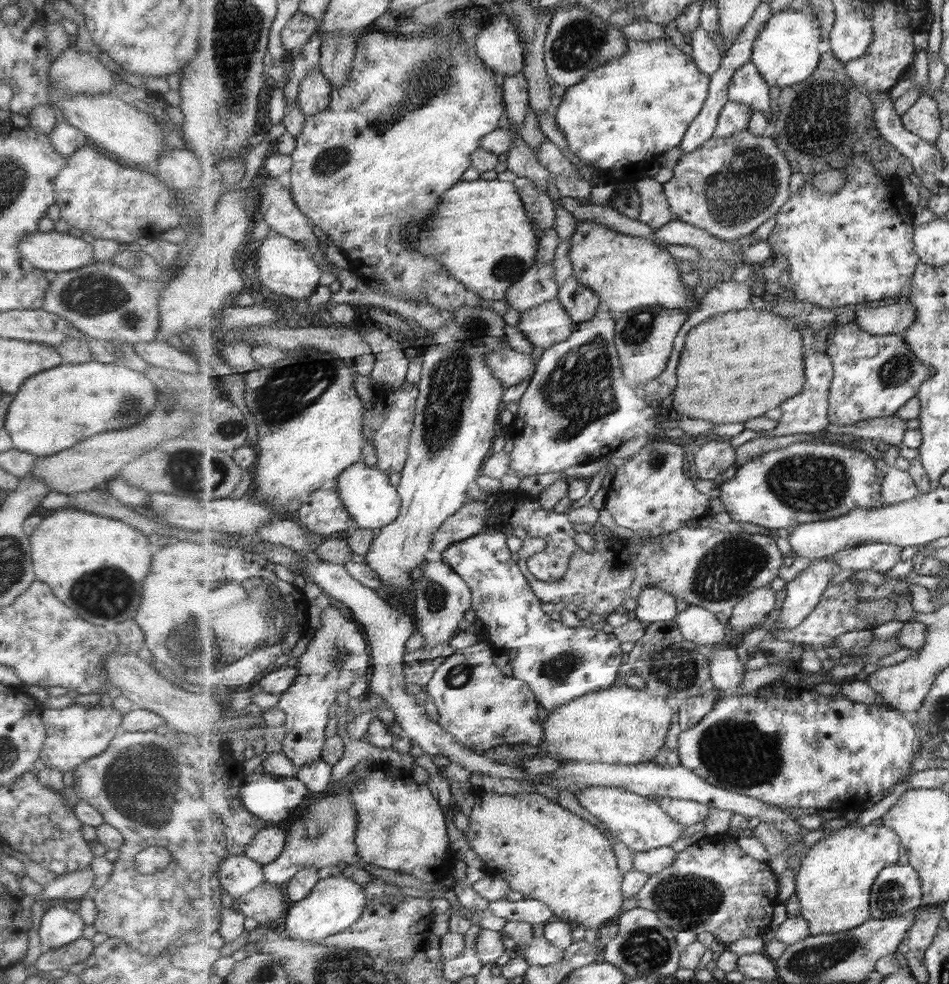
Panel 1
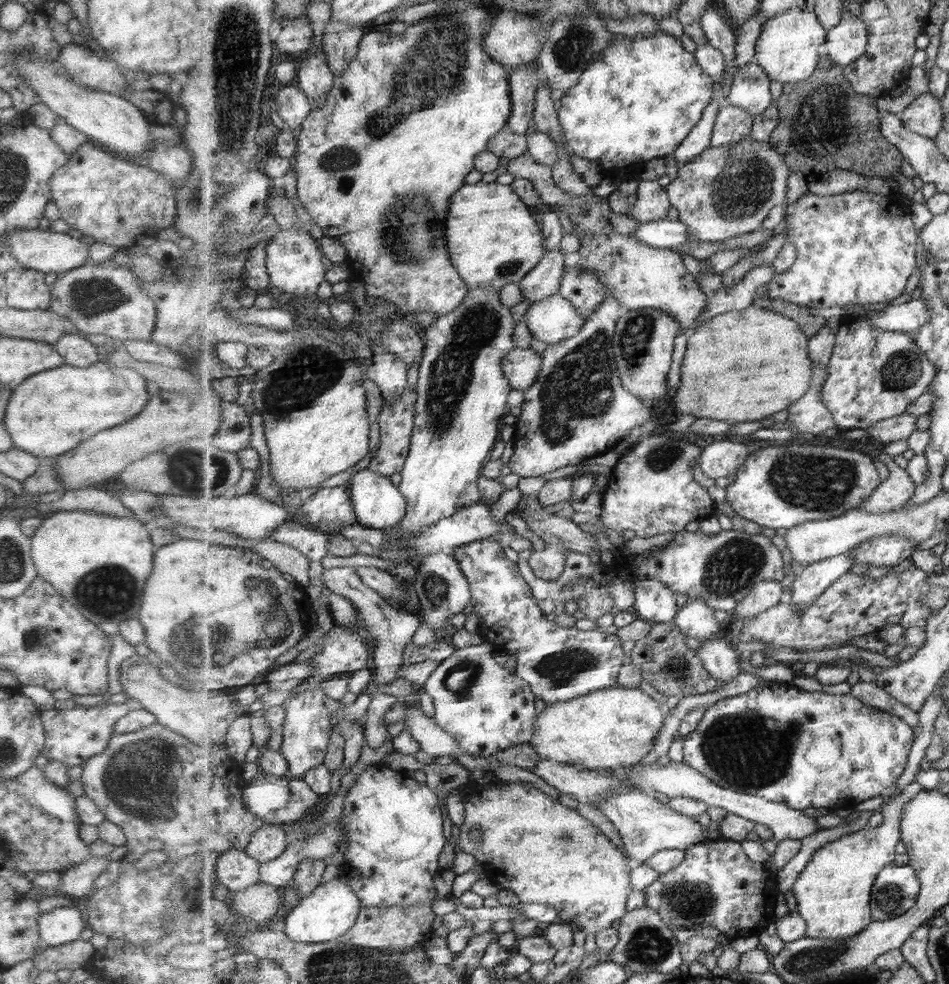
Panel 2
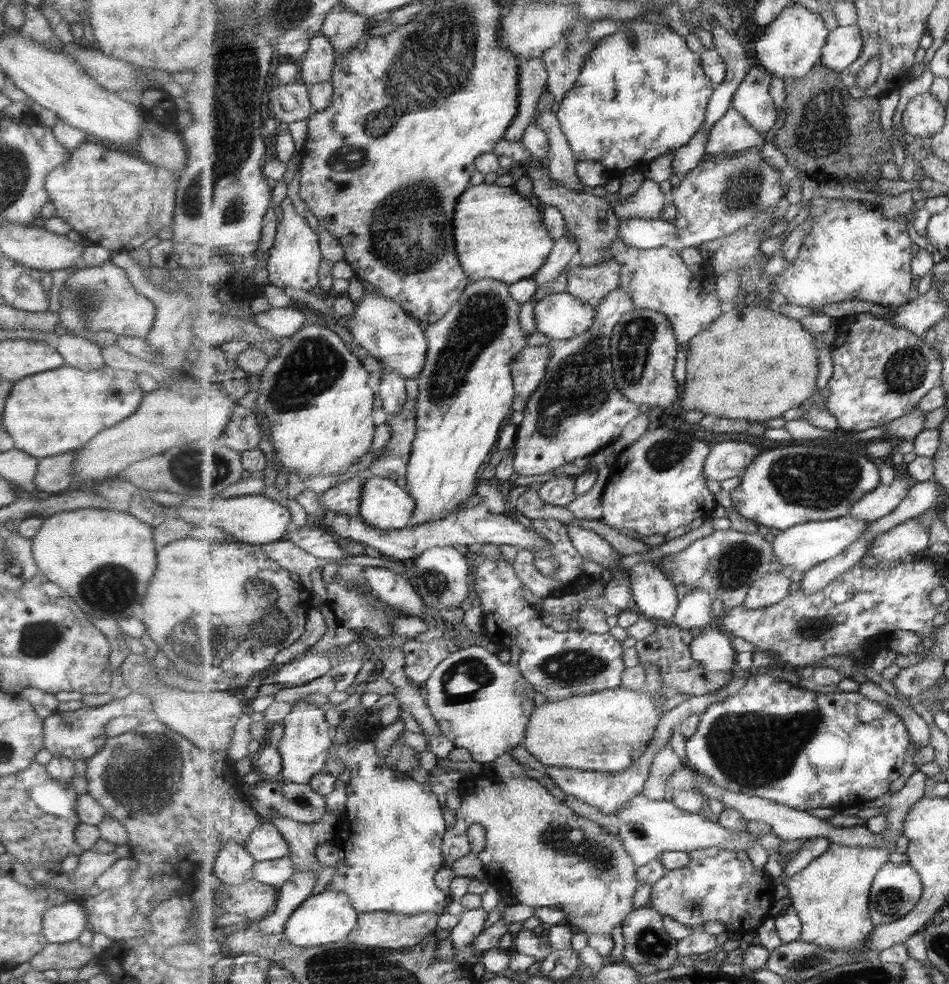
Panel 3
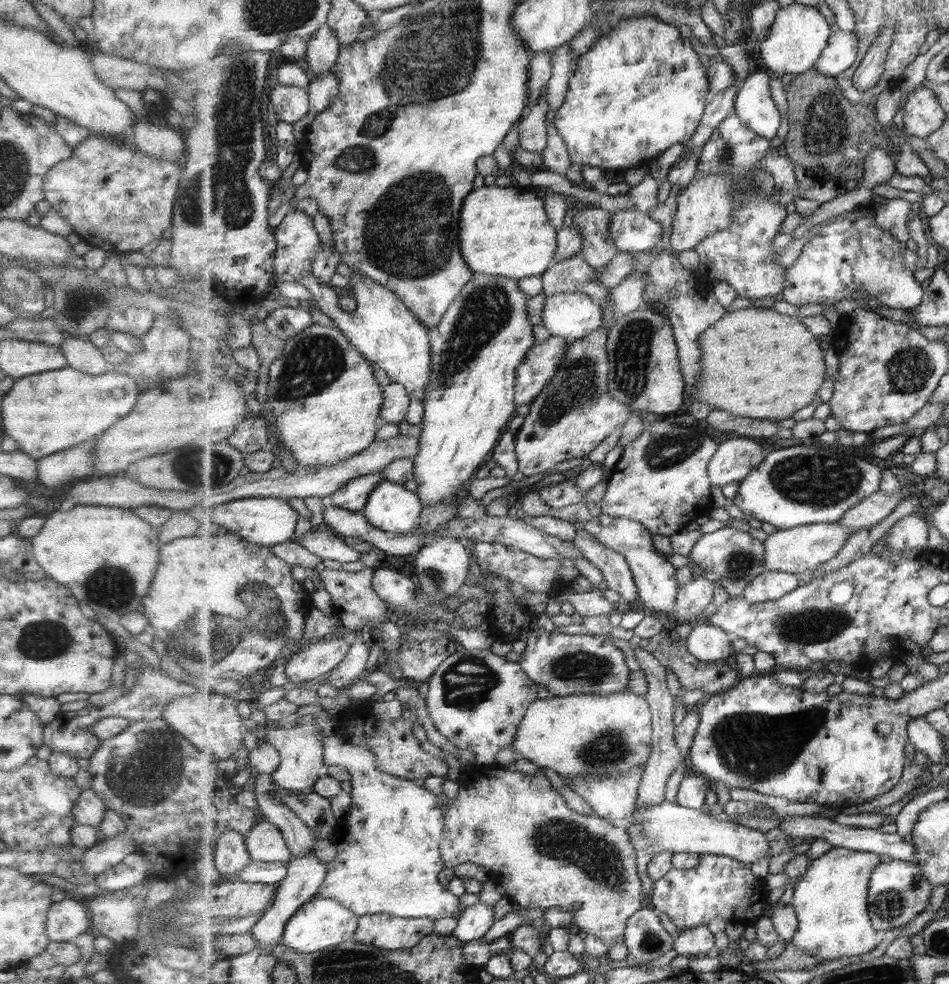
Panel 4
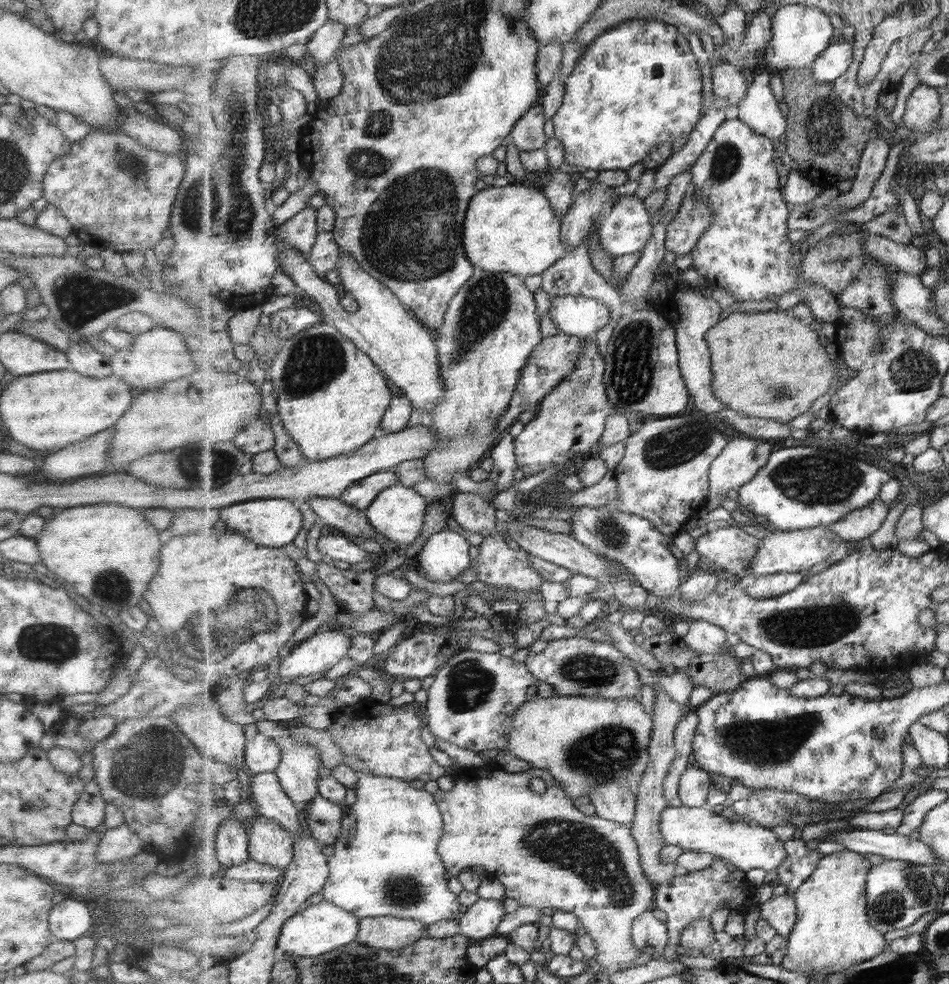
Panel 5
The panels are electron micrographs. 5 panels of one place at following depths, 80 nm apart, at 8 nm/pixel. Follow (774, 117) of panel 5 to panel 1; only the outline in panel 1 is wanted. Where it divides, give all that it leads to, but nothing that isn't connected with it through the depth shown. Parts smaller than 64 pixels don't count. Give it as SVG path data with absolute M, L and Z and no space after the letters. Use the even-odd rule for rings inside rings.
M751 62L735 72L728 93L731 102L751 106L767 115L771 111L771 87L757 65Z

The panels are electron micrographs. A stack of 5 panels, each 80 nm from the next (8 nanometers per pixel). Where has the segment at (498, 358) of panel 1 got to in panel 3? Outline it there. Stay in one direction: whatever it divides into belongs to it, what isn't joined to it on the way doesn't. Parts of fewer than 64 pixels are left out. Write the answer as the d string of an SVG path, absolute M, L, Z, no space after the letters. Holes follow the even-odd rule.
M527 345L511 362L511 374L514 378L517 396L527 400L543 382L550 359L550 348L547 345Z

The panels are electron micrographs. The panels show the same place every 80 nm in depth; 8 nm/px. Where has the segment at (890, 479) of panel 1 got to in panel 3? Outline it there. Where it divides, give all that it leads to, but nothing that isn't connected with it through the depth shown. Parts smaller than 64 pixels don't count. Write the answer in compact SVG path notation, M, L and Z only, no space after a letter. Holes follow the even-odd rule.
M889 463L893 469L895 469L896 477L894 481L889 484L889 486L881 485L877 490L867 494L862 501L858 501L852 508L849 516L857 518L857 520L867 520L867 522L877 522L880 519L883 519L886 516L890 516L899 505L901 505L909 495L910 488L909 480L905 478L905 474L902 470L902 467L895 467Z

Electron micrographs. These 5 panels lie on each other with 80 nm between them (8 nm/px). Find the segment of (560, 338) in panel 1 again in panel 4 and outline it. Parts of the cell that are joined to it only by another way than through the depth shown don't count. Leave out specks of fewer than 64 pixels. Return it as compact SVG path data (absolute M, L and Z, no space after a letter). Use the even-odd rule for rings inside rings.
M581 291L564 292L546 297L541 317L541 323L552 336L559 336L574 341L585 338L602 325L604 308L600 302L592 299L587 293L582 293Z

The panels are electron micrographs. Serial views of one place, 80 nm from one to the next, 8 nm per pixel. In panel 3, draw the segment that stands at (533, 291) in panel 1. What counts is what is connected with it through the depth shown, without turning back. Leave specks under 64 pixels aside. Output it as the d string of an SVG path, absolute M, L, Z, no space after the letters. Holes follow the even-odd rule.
M563 237L554 243L555 248L553 248L551 256L547 258L546 264L533 277L539 289L548 288L550 282L554 282L560 274L564 273L573 254L580 252L579 244L577 247L568 237Z

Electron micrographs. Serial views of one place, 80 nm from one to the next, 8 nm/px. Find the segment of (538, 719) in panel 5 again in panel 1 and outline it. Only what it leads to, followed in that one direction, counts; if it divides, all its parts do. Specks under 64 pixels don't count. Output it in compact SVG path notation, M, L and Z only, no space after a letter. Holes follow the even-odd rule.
M618 684L598 690L549 711L544 724L543 749L547 756L577 762L641 764L653 761L667 743L675 718L675 703L651 696L645 688Z

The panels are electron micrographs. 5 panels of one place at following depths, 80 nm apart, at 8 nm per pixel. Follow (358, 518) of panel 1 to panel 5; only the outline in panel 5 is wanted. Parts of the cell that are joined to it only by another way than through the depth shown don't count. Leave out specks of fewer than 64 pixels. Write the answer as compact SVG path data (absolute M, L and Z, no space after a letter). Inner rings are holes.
M395 484L389 490L383 490L375 502L366 508L366 518L369 523L385 538L398 544L397 548L406 550L409 554L417 550L415 543L425 528L425 516L427 516L427 506L431 500L419 496L411 487Z

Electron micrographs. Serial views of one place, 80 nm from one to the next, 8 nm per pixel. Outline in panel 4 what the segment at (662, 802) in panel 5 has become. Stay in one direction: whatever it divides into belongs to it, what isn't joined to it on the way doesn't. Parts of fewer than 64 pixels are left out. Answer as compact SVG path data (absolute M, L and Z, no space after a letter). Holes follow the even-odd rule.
M640 645L633 649L635 660L640 662L640 668L646 674L649 690L646 697L650 702L654 713L654 738L651 742L652 751L649 760L644 768L641 786L639 787L638 809L646 809L656 804L661 804L665 801L665 790L672 774L677 772L680 764L683 762L682 752L676 742L675 722L673 722L673 694L667 688L667 668L657 660L653 654L643 650Z

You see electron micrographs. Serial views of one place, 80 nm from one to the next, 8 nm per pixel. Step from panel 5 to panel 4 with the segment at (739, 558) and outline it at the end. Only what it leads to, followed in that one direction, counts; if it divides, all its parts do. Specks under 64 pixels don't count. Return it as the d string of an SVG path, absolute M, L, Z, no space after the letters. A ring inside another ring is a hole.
M723 527L715 532L711 532L711 534L704 534L693 547L690 557L692 561L687 565L692 568L693 576L711 577L712 581L717 585L719 584L728 594L728 599L744 597L748 586L746 586L747 581L743 578L749 578L749 580L753 581L762 572L766 571L766 566L764 565L764 560L766 559L766 546L764 541L753 538L751 534L743 532L743 530L735 530L735 528L732 527Z

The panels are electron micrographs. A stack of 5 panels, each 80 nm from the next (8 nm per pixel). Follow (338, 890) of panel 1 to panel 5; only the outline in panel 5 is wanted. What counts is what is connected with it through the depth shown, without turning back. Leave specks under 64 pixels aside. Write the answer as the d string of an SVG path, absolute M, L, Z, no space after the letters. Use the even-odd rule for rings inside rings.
M323 900L309 905L301 912L291 917L281 930L281 937L277 943L277 950L282 954L295 954L305 958L323 956L339 946L347 946L355 942L360 930L360 918L351 911L337 906L334 902Z

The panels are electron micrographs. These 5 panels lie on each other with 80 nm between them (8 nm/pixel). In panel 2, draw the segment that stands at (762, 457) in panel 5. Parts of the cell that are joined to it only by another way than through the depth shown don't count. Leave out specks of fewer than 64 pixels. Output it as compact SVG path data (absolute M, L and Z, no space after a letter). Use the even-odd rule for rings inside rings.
M729 440L715 441L703 449L699 465L703 474L711 479L737 474L745 468L751 451L741 442Z

